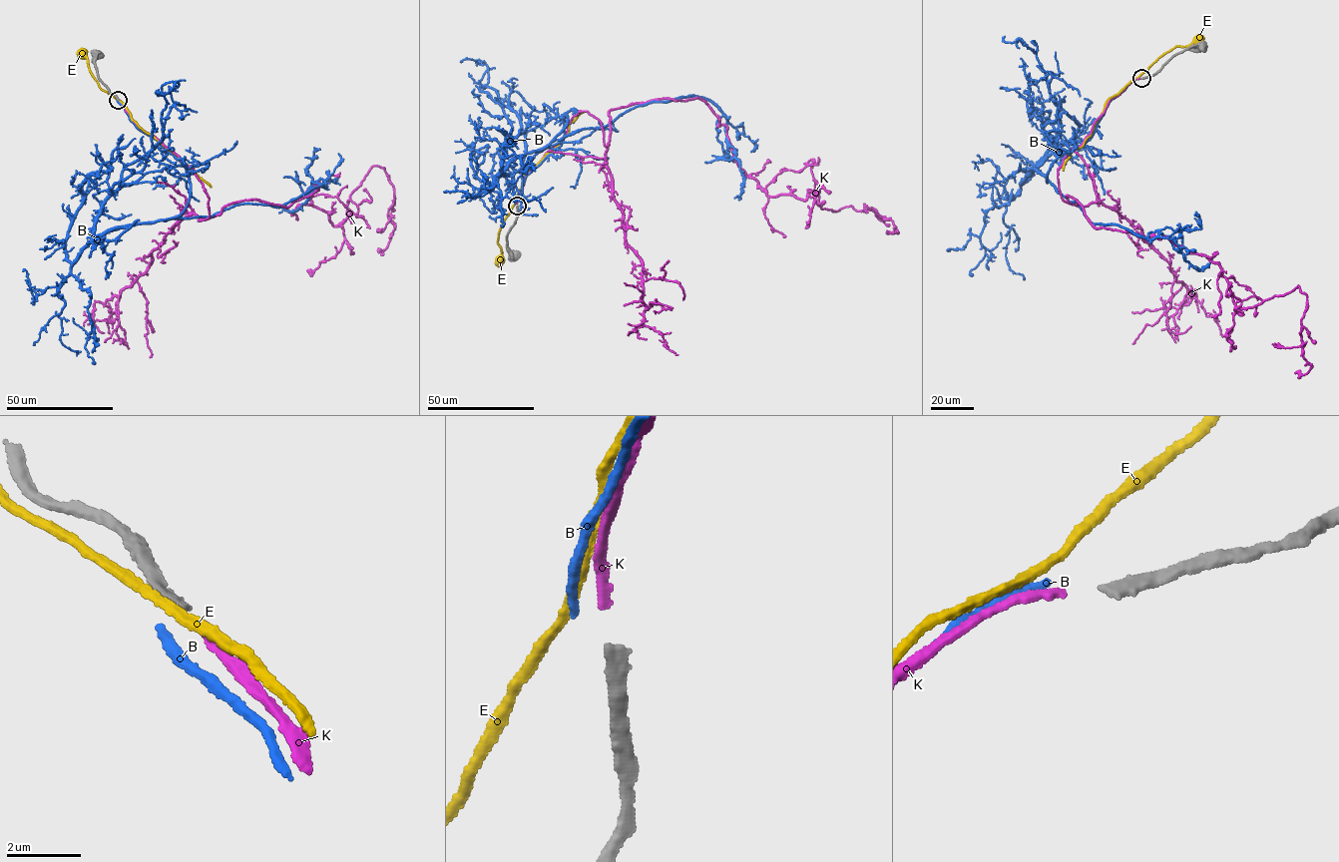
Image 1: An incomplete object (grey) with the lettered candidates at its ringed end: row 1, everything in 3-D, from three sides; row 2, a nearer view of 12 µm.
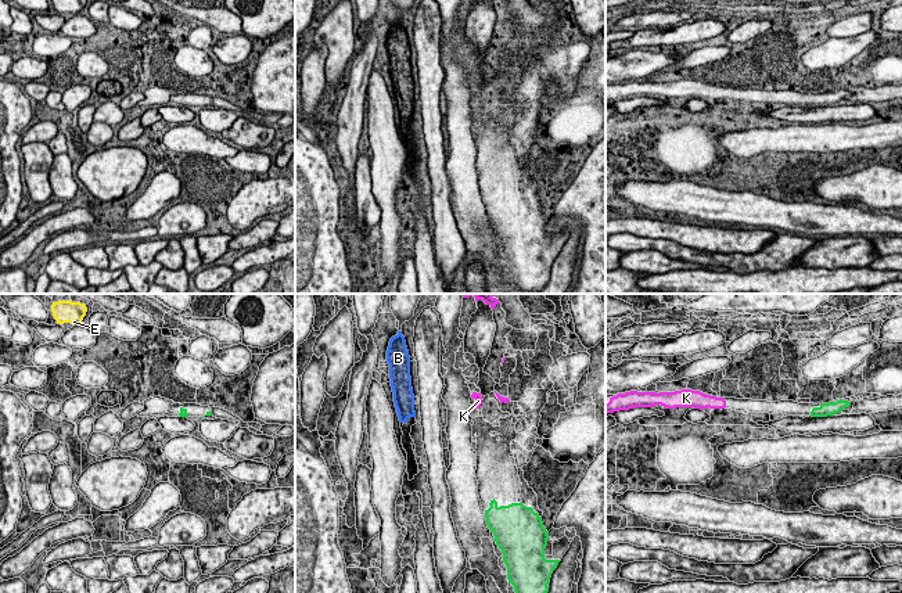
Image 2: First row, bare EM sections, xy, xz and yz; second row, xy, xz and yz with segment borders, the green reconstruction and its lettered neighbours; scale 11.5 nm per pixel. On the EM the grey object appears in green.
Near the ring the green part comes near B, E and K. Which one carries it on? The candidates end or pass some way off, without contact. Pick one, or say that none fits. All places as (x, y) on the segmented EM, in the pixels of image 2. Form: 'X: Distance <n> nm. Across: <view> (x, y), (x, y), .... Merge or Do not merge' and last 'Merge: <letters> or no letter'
B: Distance 1300 nm. Across: xz (491, 500), (414, 416). Do not merge
E: Distance 1500 nm. Across: xy (180, 408), (81, 322). Do not merge
K: Distance 1000 nm. Across: yz (811, 412), (725, 406). Merge
Merge: K

